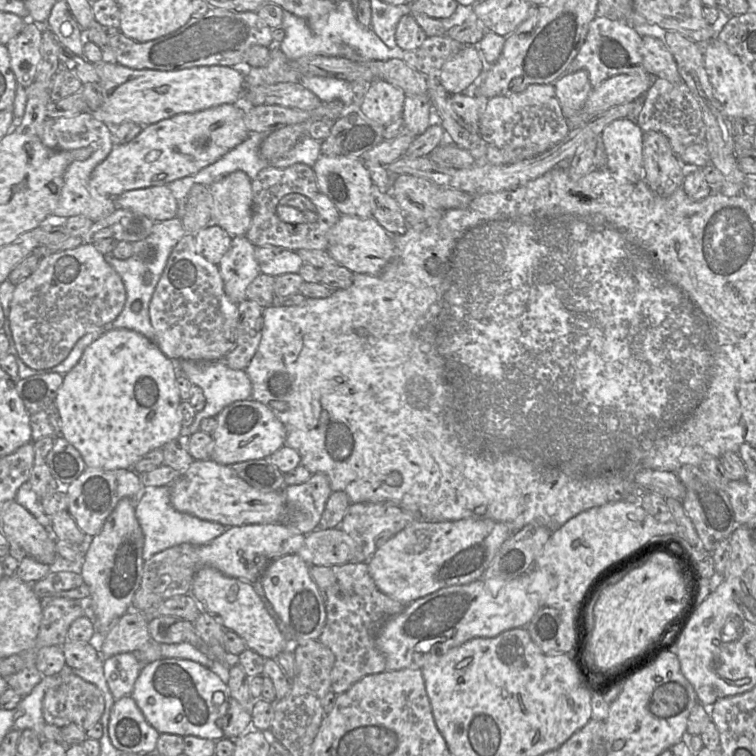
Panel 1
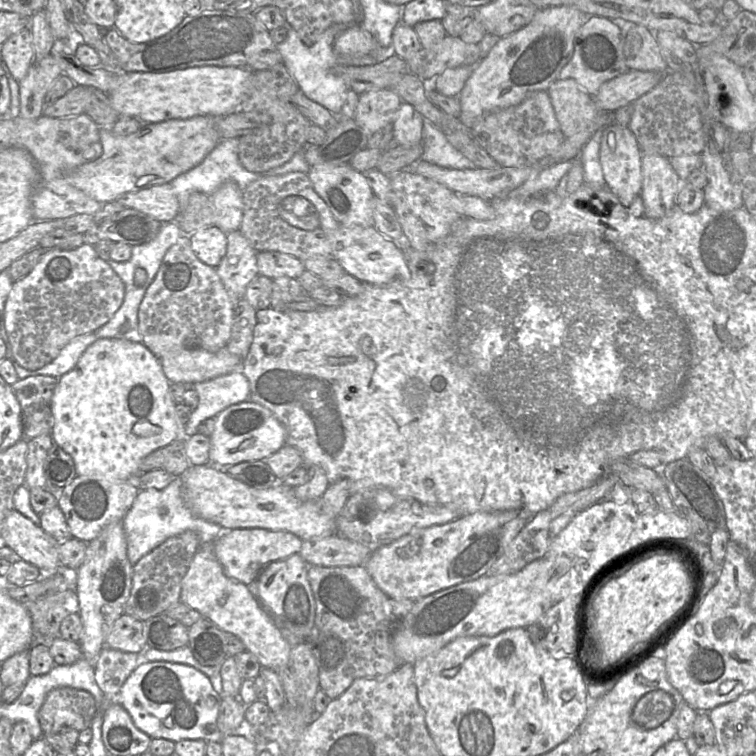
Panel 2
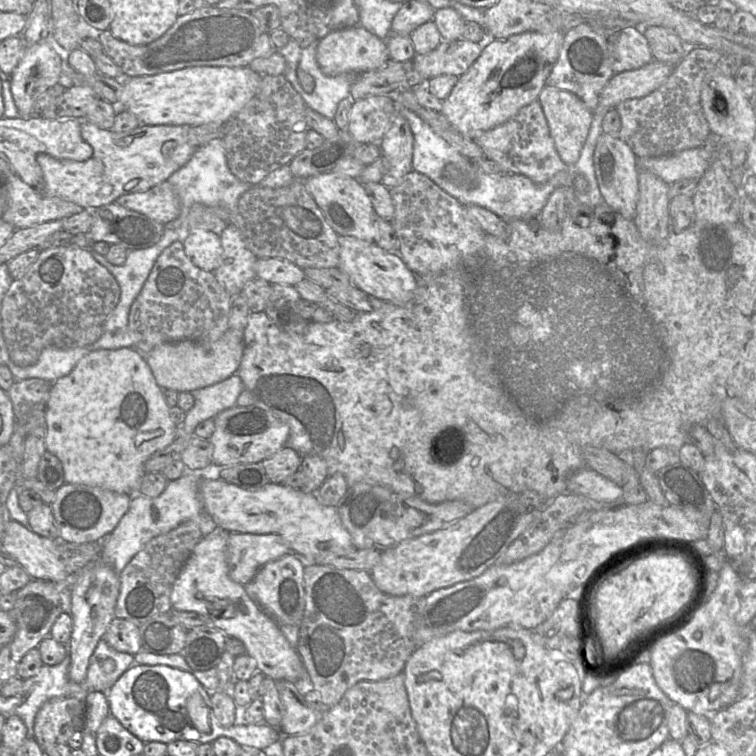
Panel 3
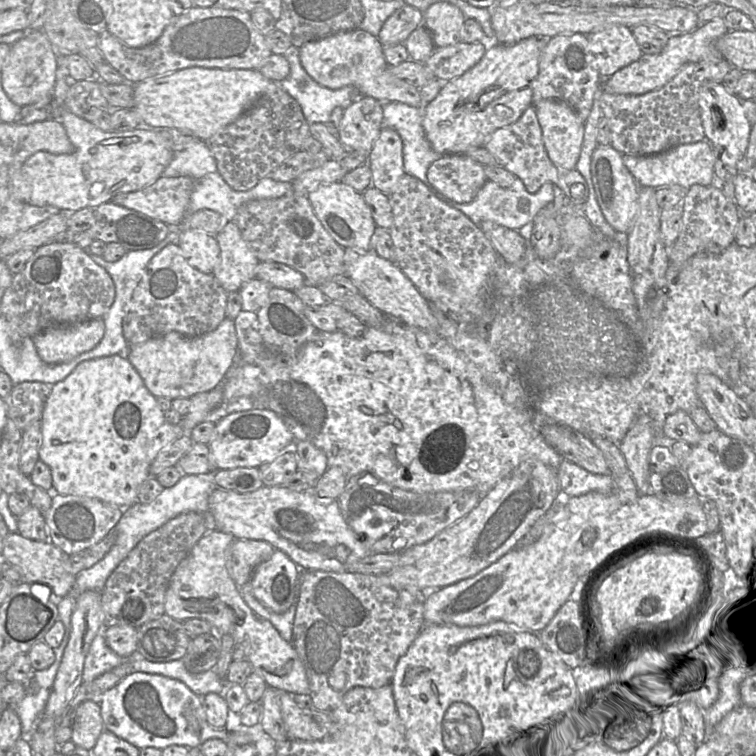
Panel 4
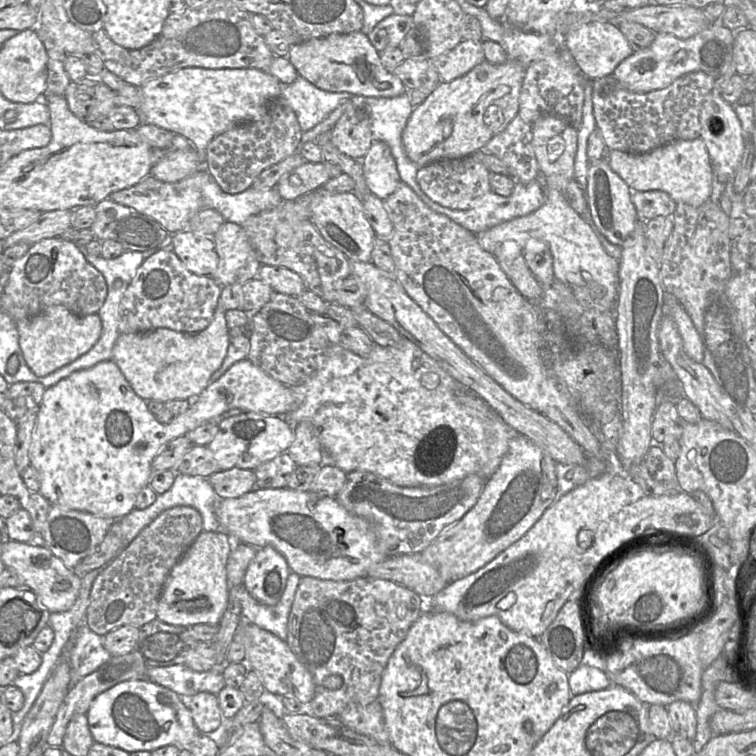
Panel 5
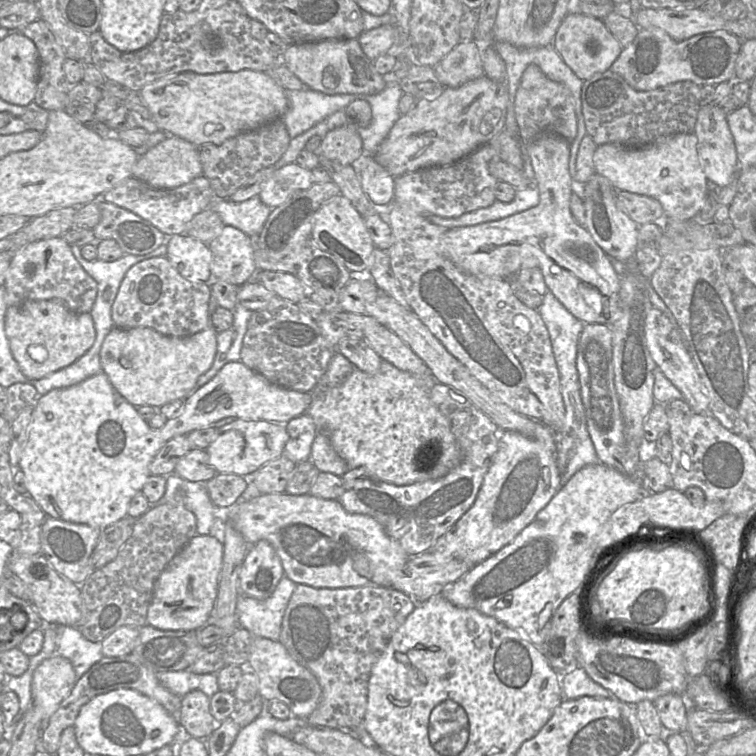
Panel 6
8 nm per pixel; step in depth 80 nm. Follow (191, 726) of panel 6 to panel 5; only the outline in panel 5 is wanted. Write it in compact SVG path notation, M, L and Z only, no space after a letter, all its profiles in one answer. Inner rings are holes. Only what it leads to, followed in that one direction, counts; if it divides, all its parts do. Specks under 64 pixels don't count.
M200 692L194 696L182 698L201 734L206 735L206 733L211 733L219 728L223 721L223 715L217 695Z

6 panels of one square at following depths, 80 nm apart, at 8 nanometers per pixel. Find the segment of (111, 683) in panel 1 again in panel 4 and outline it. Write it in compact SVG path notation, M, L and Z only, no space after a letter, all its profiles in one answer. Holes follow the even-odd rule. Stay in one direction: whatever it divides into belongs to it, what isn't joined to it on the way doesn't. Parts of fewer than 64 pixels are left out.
M102 632L97 634L85 658L83 682L90 682L102 674L111 671L124 662L125 659L109 648Z

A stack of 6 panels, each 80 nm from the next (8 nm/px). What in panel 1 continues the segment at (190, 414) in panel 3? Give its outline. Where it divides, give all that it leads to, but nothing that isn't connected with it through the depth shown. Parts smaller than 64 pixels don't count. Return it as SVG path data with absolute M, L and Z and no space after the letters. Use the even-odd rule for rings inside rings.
M172 361L176 362L178 373L186 376L192 385L200 387L205 397L204 408L195 414L194 421L189 427L181 427L181 435L191 436L193 433L200 431L200 423L204 418L217 417L218 413L231 403L251 398L251 382L244 370L231 369L223 361Z

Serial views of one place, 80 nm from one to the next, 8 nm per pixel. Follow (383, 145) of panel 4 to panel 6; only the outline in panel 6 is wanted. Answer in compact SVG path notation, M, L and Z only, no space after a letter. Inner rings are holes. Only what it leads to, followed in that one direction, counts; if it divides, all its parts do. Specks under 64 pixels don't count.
M363 154L352 163L360 175L361 186L375 207L388 207L393 201L395 177L374 158Z

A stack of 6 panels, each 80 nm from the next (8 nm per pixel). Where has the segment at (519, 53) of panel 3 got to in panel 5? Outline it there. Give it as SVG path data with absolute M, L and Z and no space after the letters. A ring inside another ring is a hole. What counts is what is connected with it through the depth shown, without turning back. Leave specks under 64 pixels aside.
M486 60L465 75L450 82L441 81L435 90L413 109L402 132L402 144L408 158L418 166L442 159L463 158L484 149L486 143L513 120L519 111L519 97L526 66L515 60L494 65Z

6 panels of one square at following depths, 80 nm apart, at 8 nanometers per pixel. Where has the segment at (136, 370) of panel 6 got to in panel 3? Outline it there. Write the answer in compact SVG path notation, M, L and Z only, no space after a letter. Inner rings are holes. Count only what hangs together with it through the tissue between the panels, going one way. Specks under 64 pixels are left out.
M229 328L214 342L181 340L155 346L142 355L161 389L192 392L221 382L236 373L243 354L243 338Z

